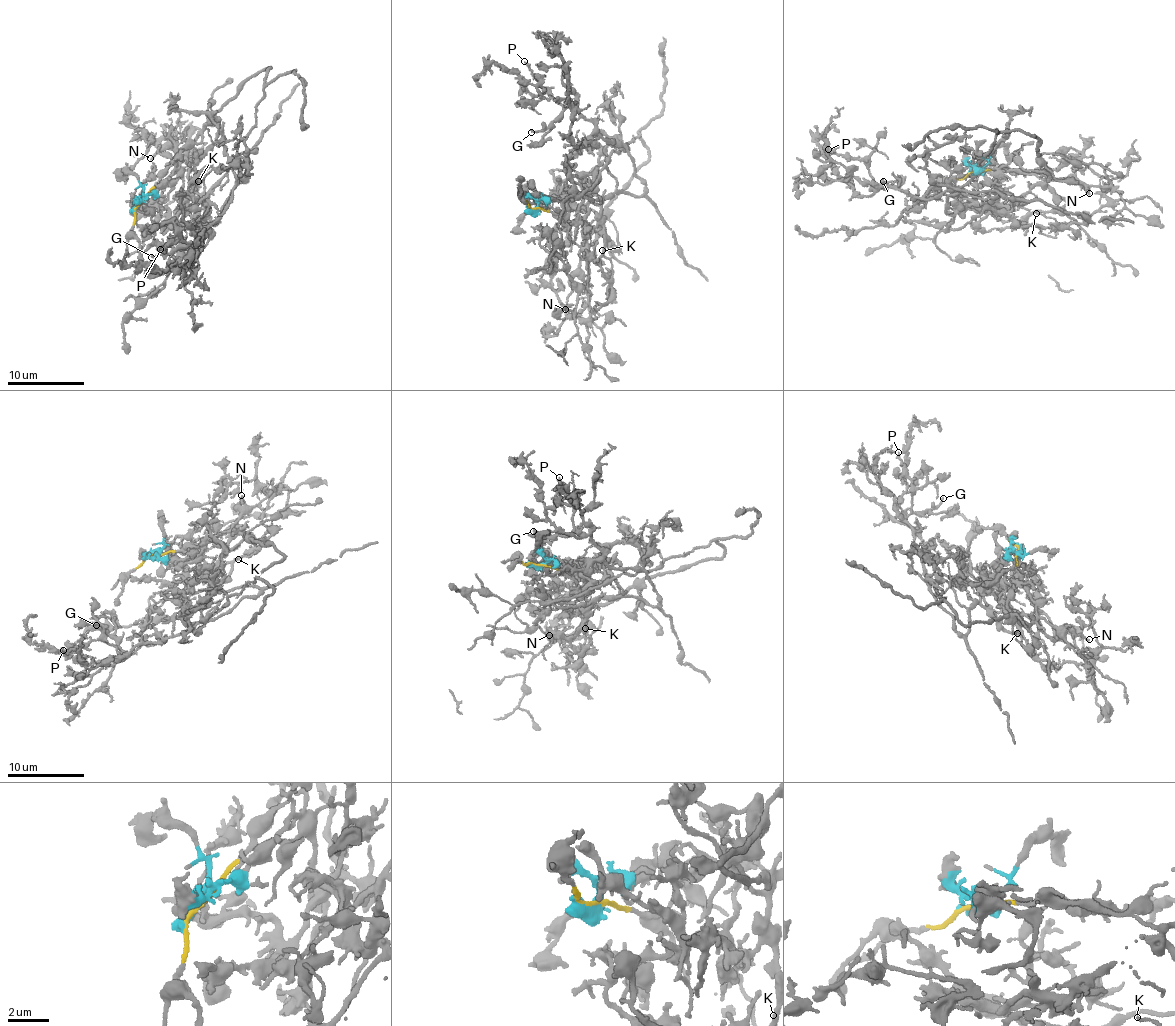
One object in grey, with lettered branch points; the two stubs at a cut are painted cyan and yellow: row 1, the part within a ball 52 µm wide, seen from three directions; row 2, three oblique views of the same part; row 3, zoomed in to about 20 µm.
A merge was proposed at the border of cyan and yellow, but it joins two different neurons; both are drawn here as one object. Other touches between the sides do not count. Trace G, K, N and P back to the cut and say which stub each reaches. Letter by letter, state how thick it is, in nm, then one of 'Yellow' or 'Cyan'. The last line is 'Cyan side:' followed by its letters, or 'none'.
G: Thickness 180 nm. Cyan
K: Thickness 120 nm. Cyan
N: Thickness 160 nm. Yellow
P: Thickness 200 nm. Cyan
Cyan side: G, K, P

